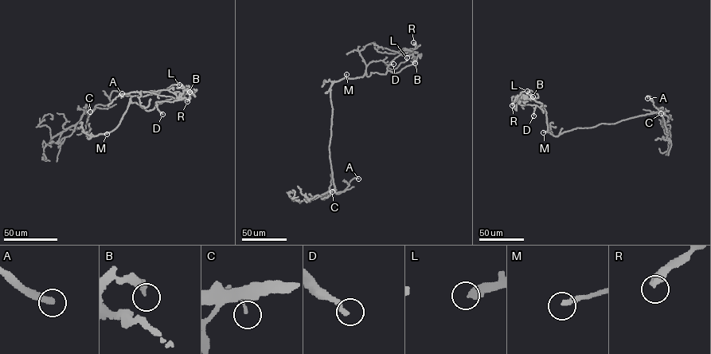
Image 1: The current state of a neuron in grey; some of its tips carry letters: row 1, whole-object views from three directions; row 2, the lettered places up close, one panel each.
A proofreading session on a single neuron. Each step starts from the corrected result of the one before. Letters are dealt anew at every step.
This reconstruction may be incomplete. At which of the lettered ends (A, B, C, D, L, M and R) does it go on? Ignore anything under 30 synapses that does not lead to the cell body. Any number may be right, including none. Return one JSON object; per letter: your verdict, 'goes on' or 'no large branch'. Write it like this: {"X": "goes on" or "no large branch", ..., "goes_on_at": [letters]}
{"A": "goes on", "B": "no large branch", "C": "no large branch", "D": "goes on", "L": "no large branch", "M": "goes on", "R": "no large branch", "goes_on_at": ["A", "D", "M"]}

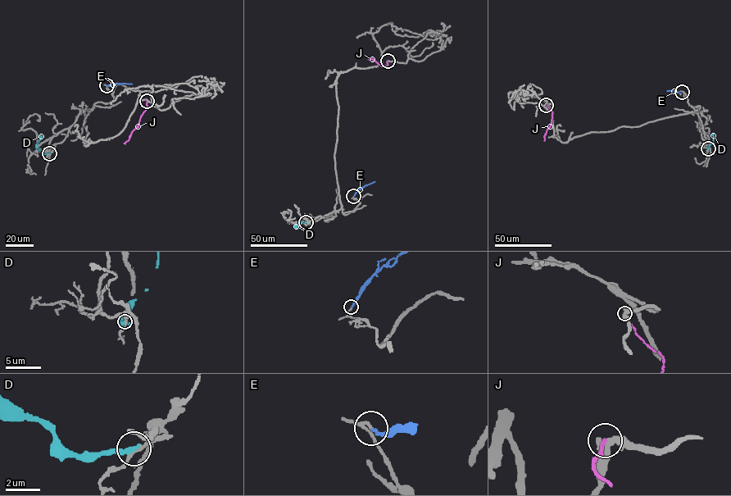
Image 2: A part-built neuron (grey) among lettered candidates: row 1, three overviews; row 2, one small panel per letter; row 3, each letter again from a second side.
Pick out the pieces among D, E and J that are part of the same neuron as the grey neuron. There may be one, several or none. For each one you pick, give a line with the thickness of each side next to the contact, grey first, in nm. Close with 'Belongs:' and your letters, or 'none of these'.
E: Thickness 140 nm (grey) against 140 nm
Belongs: E

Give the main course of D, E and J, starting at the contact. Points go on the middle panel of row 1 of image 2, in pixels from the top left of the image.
D: (306, 222), (297, 223), (295, 227), (299, 228)
E: (353, 196), (359, 189), (374, 181)
J: (388, 61), (386, 66), (369, 58)

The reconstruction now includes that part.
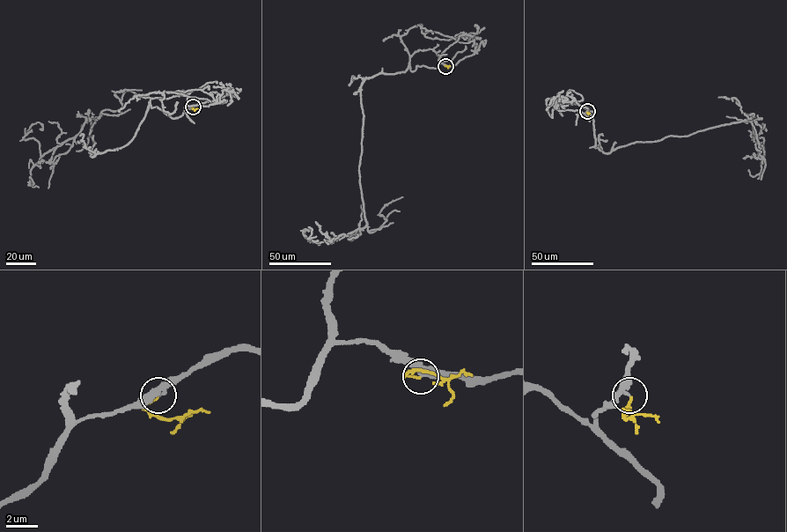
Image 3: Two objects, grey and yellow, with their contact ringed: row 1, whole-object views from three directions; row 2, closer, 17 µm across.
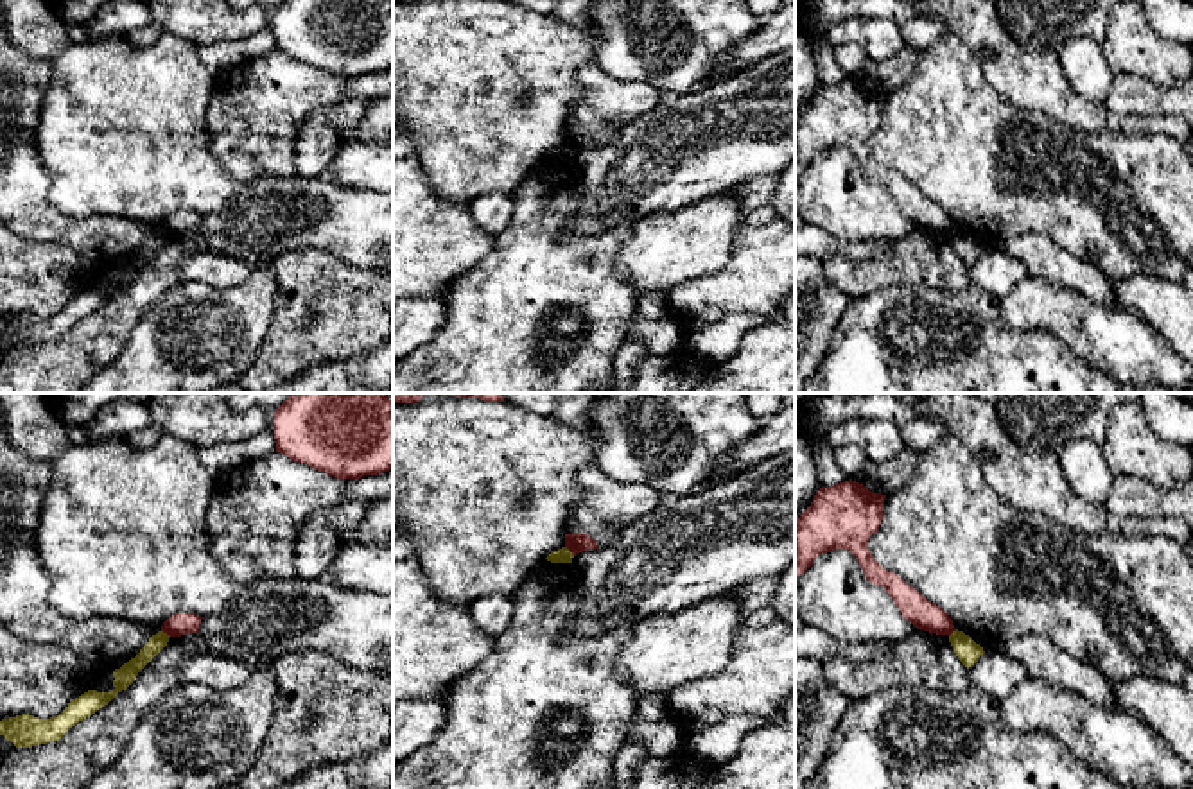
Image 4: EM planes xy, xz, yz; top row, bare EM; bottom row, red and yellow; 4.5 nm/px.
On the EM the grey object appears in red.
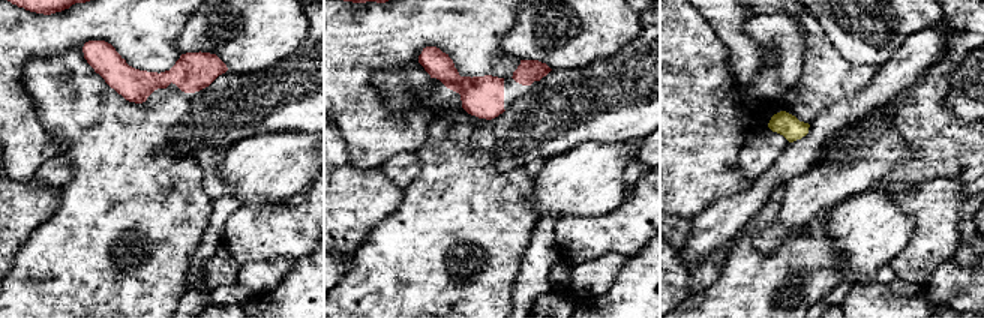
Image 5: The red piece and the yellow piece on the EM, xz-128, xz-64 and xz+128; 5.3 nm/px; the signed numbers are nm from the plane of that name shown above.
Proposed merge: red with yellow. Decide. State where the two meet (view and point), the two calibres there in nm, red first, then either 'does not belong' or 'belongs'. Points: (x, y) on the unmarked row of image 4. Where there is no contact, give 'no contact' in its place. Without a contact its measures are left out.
xy (167, 232) | 100/90 nm | does not belong

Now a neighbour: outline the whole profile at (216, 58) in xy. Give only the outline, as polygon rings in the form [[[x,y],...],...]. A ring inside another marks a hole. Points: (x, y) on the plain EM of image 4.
[[[274,22],[248,39],[197,47],[197,57],[212,75],[217,75],[271,50],[276,50]]]

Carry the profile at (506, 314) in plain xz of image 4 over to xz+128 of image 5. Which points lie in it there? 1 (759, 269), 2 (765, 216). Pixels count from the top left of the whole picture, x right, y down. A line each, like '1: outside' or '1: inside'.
1: inside
2: inside

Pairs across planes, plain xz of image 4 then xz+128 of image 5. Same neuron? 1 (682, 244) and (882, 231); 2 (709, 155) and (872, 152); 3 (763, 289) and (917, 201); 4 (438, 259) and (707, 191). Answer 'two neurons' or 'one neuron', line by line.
1: one neuron
2: one neuron
3: one neuron
4: one neuron

